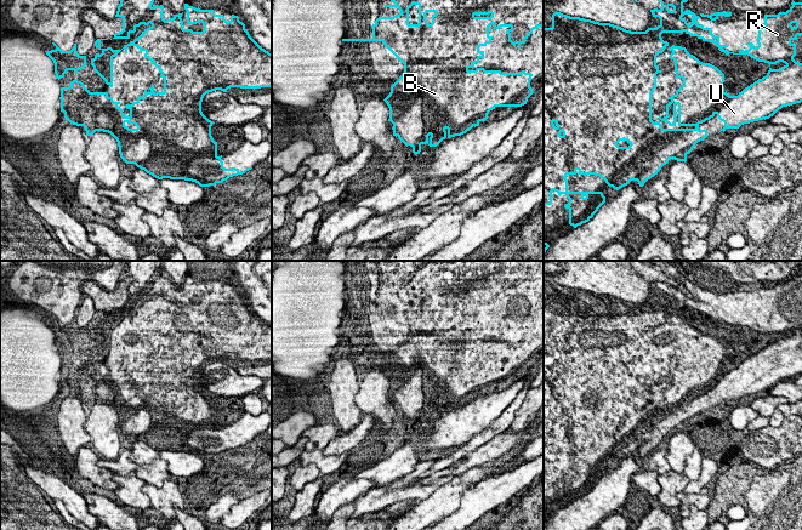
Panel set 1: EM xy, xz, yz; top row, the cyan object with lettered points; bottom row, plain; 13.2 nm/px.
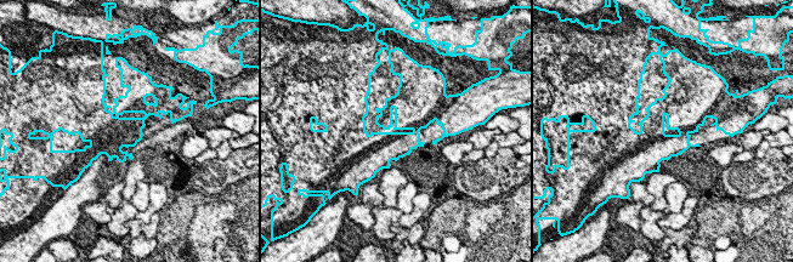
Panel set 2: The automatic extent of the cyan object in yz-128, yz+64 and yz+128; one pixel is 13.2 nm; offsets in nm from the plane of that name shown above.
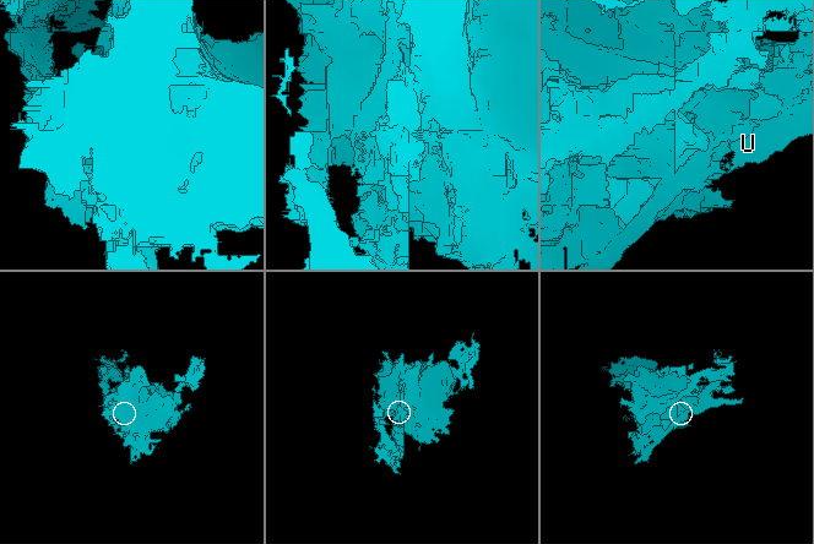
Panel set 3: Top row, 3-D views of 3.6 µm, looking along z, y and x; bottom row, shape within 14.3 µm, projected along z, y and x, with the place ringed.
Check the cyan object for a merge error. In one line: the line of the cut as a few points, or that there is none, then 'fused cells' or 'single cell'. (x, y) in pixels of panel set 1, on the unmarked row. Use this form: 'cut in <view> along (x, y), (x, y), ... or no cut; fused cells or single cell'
cut in xz along (407, 370), (425, 370), (421, 391), (426, 414); fused cells

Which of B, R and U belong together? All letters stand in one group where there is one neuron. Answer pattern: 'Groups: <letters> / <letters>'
Groups: B R / U

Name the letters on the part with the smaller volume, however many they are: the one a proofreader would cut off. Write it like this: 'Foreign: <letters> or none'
Foreign: U

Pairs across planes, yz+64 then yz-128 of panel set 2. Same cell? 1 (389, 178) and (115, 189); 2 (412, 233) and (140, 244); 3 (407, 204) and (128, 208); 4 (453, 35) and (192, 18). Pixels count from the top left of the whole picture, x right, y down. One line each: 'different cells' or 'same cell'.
1: different cells
2: different cells
3: different cells
4: different cells

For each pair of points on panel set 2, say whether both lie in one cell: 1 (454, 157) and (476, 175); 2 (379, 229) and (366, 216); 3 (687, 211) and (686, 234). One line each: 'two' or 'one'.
1: two
2: two
3: two

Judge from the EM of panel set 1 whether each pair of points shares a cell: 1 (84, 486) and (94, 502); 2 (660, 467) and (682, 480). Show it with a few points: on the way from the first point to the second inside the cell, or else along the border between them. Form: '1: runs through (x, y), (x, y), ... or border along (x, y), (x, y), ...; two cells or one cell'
1: border along (83, 494), (100, 494), (103, 496); two cells
2: border along (670, 471), (659, 476); two cells

